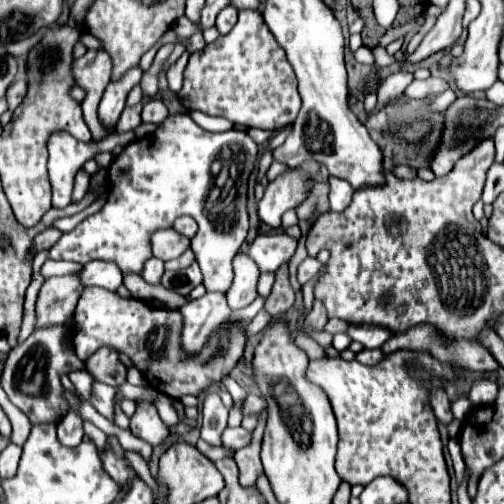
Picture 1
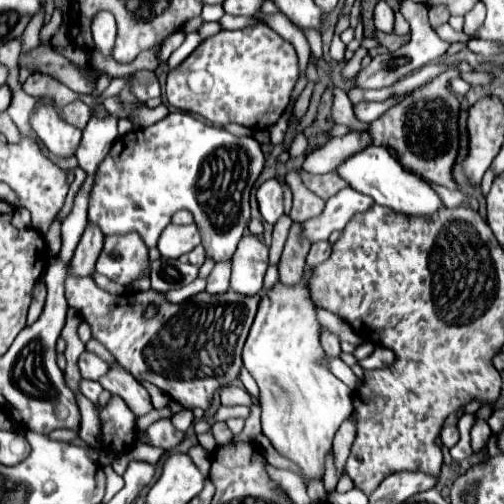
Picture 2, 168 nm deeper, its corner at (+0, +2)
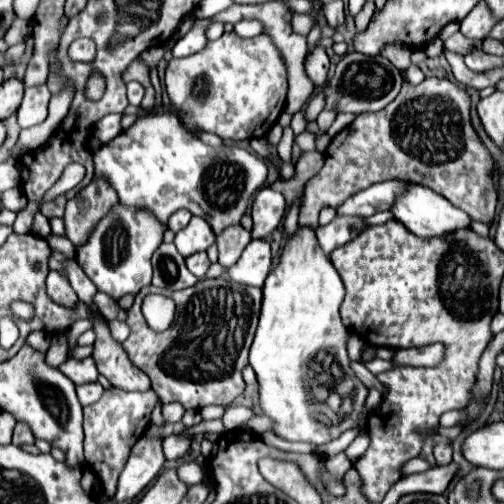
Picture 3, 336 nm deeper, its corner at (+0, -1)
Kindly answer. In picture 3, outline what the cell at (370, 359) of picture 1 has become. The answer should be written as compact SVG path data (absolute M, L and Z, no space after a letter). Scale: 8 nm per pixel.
M431 344L423 348L407 348L395 350L391 362L395 366L435 366L443 358L443 346Z

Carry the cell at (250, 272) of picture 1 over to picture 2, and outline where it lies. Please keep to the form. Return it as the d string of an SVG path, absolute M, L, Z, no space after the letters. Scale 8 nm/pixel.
M245 235L233 257L231 289L243 295L257 295L263 289L263 277L269 265L269 247L261 237Z

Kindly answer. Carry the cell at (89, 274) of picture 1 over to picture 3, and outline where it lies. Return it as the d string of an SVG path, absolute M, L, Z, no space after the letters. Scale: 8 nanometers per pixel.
M115 204L97 224L91 240L83 248L77 248L77 258L85 274L93 280L99 292L109 294L115 300L125 294L137 294L143 286L151 284L151 256L159 248L165 232L165 228L159 228L159 222L151 216L151 212L129 210L131 208Z

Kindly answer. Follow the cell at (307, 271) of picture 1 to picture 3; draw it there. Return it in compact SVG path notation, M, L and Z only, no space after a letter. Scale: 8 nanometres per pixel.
M351 216L347 220L333 218L331 224L317 228L317 242L325 254L331 254L341 244L353 240L363 228L365 228L363 218L355 218L355 216Z

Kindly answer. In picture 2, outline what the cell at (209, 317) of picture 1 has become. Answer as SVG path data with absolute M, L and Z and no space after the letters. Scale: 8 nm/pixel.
M219 261L207 279L207 291L225 293L229 289L229 275L231 275L231 261Z

